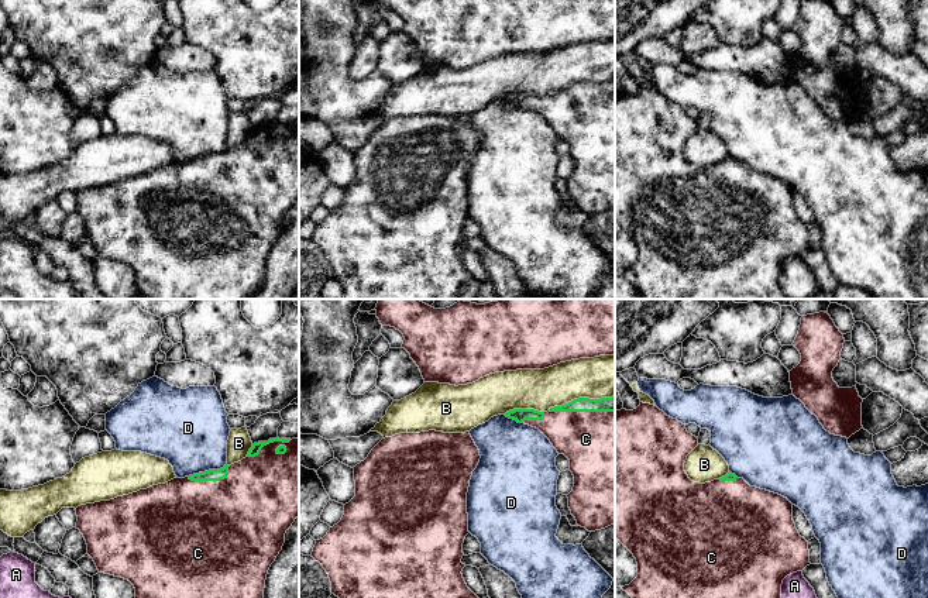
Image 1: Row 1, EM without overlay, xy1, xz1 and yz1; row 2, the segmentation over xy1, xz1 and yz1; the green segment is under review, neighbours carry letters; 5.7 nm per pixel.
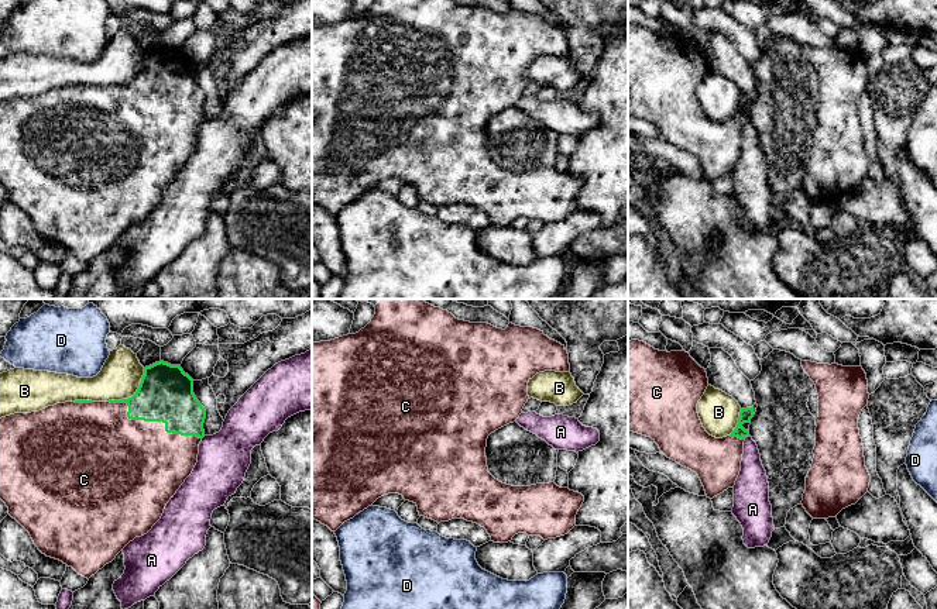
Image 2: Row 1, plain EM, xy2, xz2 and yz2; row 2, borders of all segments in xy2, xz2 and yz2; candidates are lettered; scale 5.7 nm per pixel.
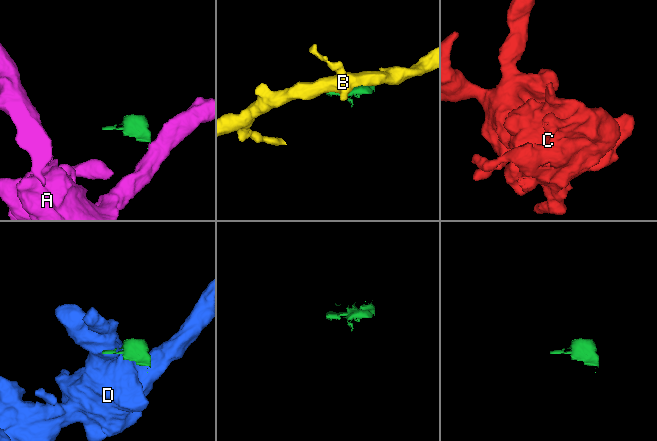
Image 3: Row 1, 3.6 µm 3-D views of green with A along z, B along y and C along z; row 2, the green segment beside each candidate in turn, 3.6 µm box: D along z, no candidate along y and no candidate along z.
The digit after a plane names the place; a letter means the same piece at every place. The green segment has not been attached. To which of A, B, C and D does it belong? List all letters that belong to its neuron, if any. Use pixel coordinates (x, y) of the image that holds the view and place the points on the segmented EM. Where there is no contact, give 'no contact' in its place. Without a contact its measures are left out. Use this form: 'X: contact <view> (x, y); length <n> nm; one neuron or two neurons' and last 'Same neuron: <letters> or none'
A: contact yz2 (747, 436); length 40 nm; two neurons
B: contact xz1 (580, 398); length 400 nm; two neurons
C: contact xy2 (153, 420); length 550 nm; one neuron
D: contact xy1 (206, 471); length 240 nm; two neurons
Same neuron: C

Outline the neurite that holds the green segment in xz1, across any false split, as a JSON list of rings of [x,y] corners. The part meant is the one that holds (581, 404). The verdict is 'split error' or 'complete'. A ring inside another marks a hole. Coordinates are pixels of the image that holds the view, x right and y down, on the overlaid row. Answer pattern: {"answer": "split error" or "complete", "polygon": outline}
{"answer": "split error", "polygon": [[[615,396],[578,398],[547,412],[513,409],[505,416],[539,429],[570,460],[574,487],[567,498],[578,526],[595,532],[615,525]]]}

